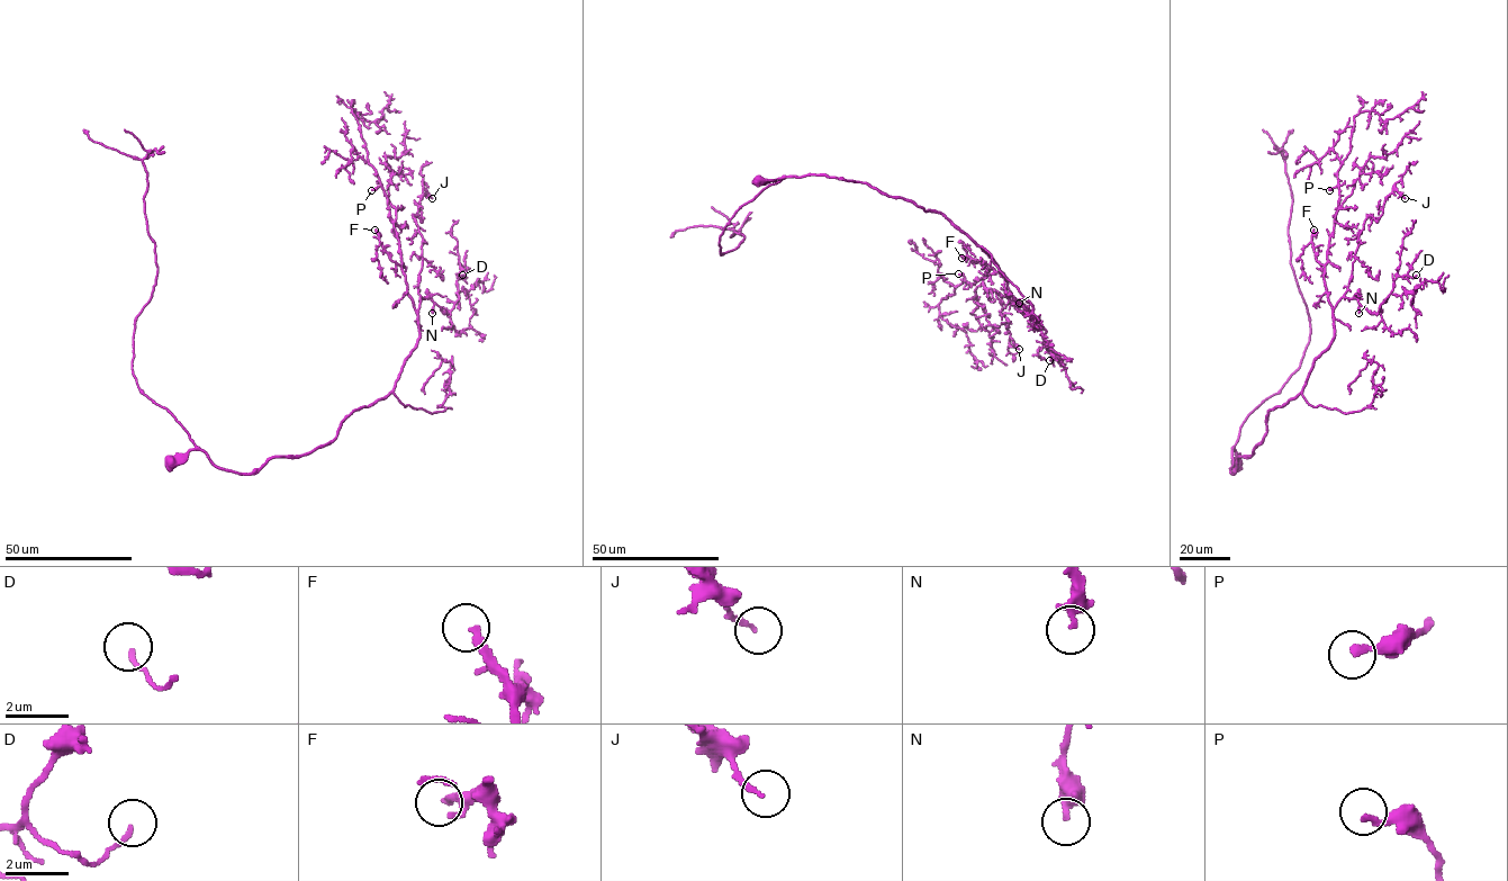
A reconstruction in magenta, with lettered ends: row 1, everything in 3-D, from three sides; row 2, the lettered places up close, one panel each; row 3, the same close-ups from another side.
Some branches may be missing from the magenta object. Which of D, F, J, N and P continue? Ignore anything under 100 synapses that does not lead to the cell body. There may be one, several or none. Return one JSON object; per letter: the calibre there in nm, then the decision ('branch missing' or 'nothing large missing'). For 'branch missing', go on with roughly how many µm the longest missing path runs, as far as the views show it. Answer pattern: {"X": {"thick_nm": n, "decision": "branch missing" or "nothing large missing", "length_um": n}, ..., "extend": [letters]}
{"D": {"thick_nm": 150, "decision": "nothing large missing"}, "F": {"thick_nm": 220, "decision": "branch missing", "length_um": 50}, "J": {"thick_nm": 160, "decision": "nothing large missing"}, "N": {"thick_nm": 360, "decision": "nothing large missing"}, "P": {"thick_nm": 200, "decision": "nothing large missing"}, "extend": ["F"]}

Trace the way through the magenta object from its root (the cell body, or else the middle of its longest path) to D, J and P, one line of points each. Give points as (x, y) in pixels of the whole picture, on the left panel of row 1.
D: (171, 461), (199, 449), (247, 474), (327, 445), (393, 390), (420, 338), (420, 297), (448, 313), (462, 275)
J: (171, 461), (199, 449), (253, 473), (327, 445), (393, 390), (420, 338), (413, 216), (423, 190), (432, 198)
P: (171, 461), (199, 449), (253, 473), (327, 445), (393, 390), (418, 314), (387, 196), (371, 190)

